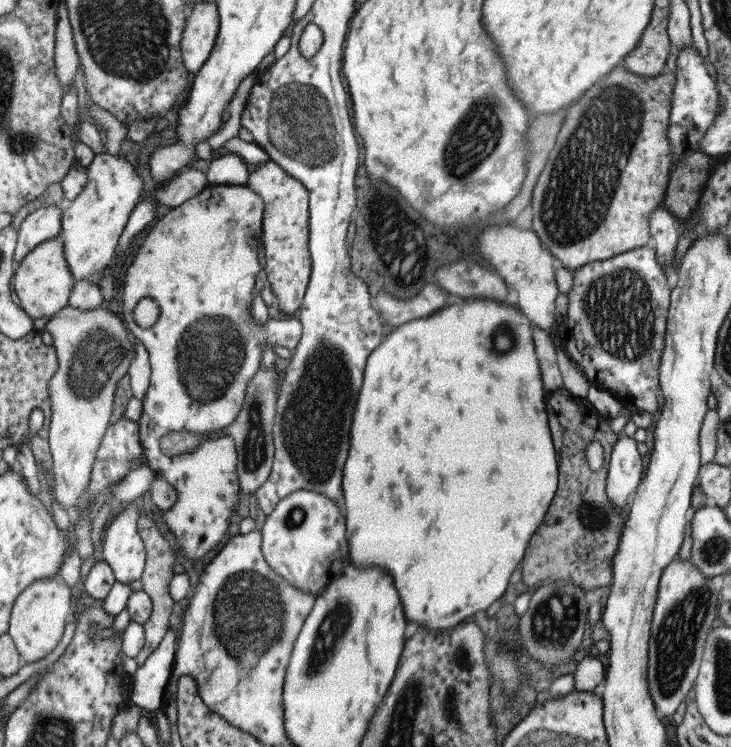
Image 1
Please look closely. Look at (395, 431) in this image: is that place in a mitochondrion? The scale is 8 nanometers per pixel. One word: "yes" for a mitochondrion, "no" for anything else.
no

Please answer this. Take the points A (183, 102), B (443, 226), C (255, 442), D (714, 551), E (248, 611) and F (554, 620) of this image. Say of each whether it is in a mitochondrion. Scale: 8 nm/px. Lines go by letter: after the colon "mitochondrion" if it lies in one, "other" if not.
A: other
B: other
C: mitochondrion
D: mitochondrion
E: mitochondrion
F: mitochondrion

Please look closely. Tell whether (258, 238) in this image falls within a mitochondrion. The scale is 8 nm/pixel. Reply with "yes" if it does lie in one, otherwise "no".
no

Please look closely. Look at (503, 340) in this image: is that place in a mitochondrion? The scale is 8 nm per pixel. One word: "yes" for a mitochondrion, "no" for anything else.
yes

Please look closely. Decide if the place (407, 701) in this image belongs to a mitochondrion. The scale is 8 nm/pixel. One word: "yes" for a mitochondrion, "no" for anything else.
yes

